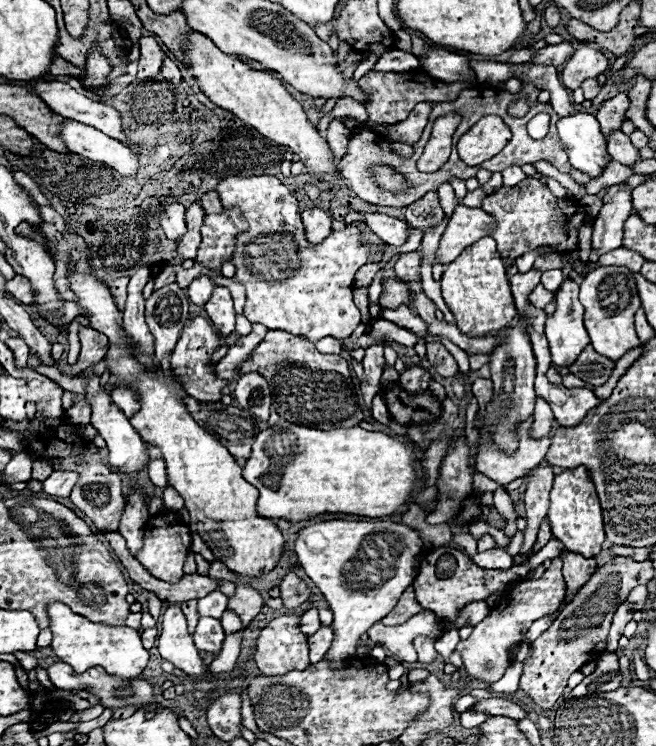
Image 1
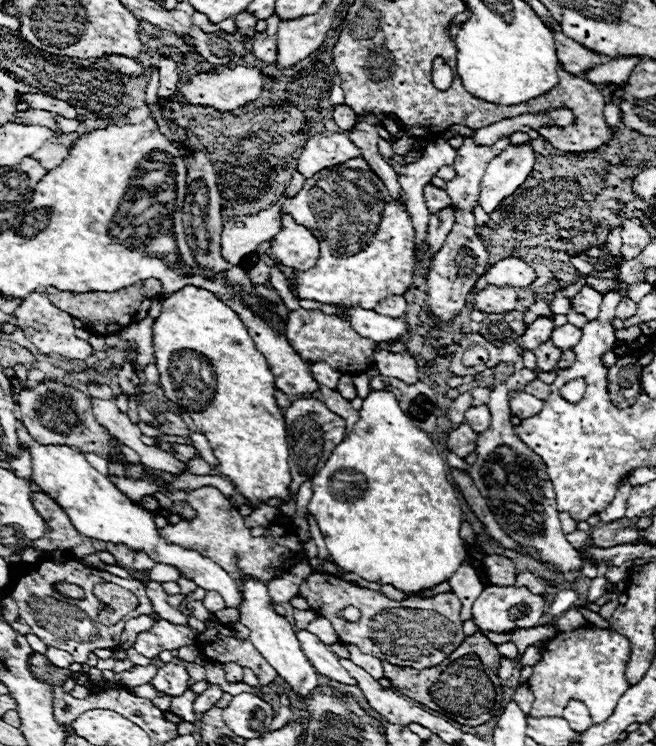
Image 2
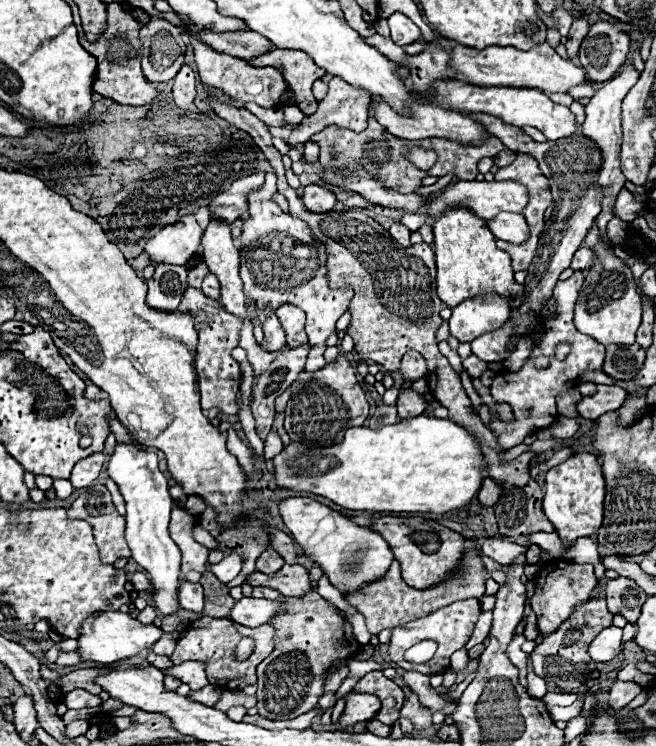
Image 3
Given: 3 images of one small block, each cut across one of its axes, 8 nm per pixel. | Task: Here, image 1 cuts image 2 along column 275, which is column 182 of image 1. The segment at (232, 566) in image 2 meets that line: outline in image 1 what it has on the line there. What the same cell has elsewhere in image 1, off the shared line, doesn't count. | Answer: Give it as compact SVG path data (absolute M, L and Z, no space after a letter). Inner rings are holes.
M184 524L150 528L144 534L144 546L136 554L138 562L150 574L164 582L180 582L182 564L190 552L190 528Z

